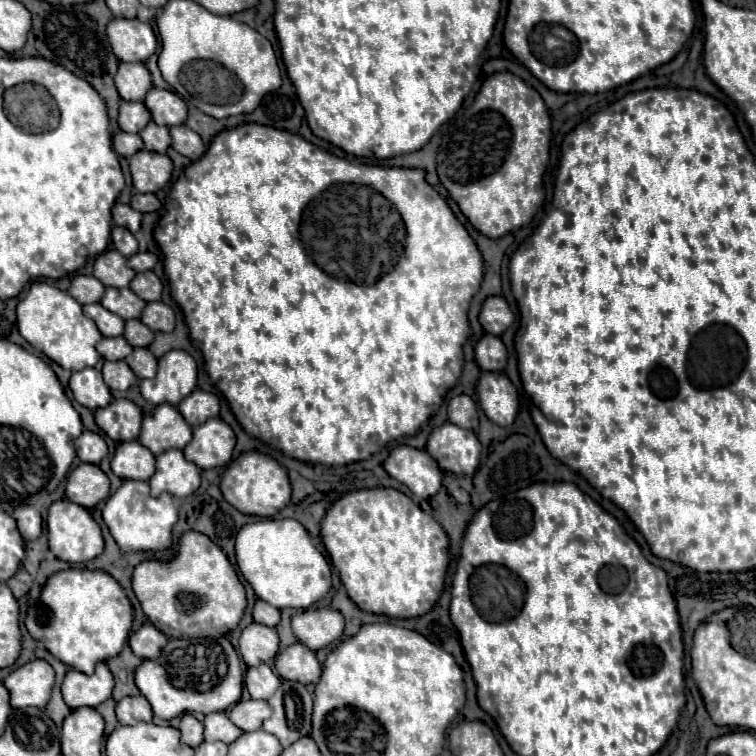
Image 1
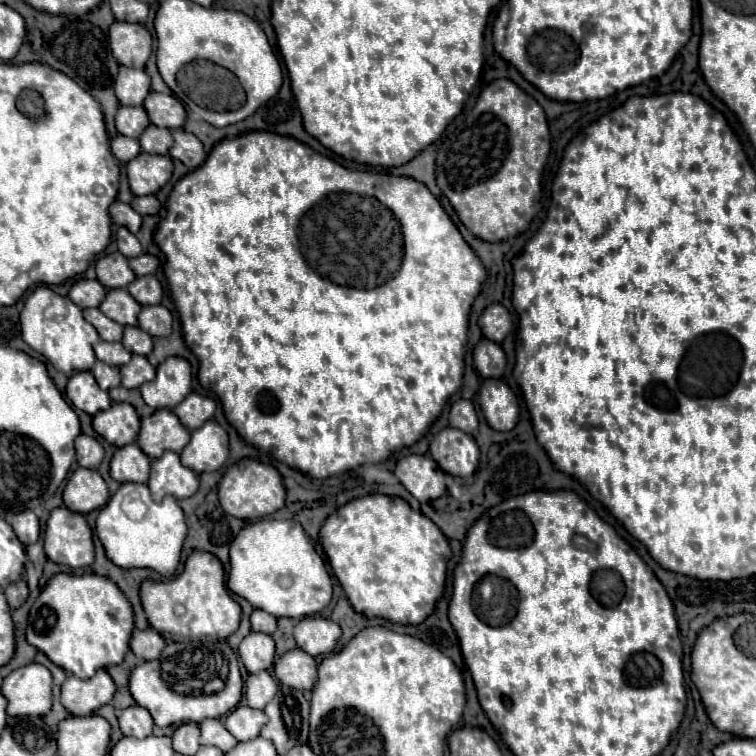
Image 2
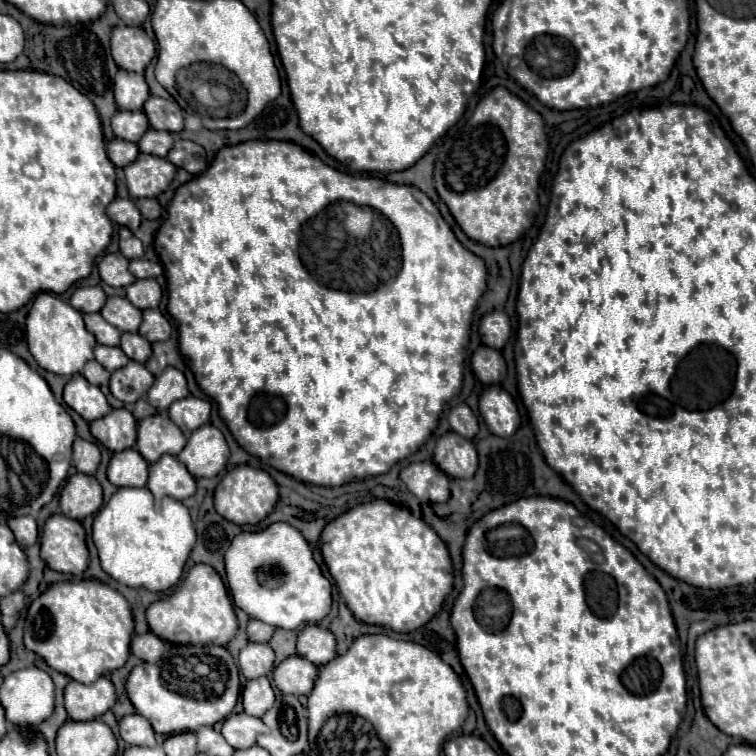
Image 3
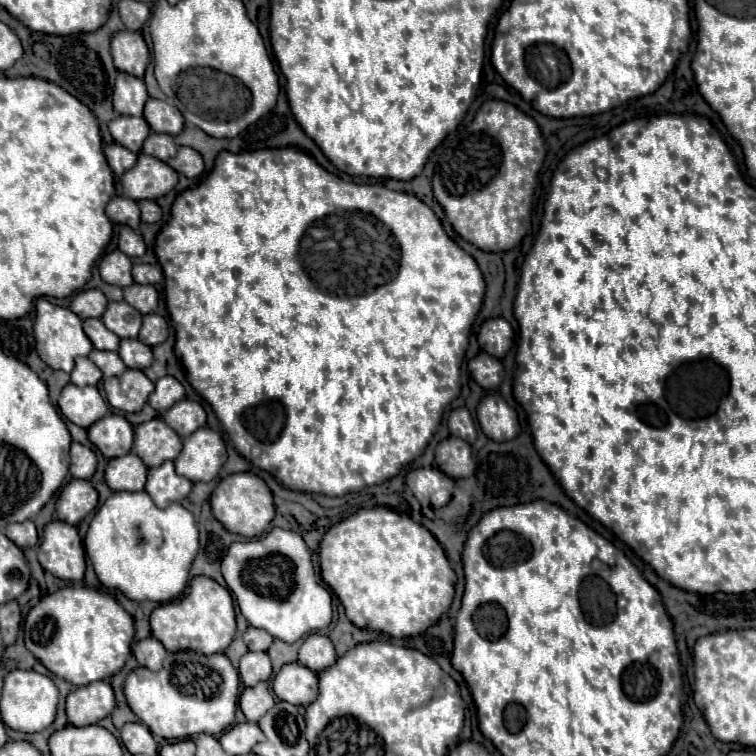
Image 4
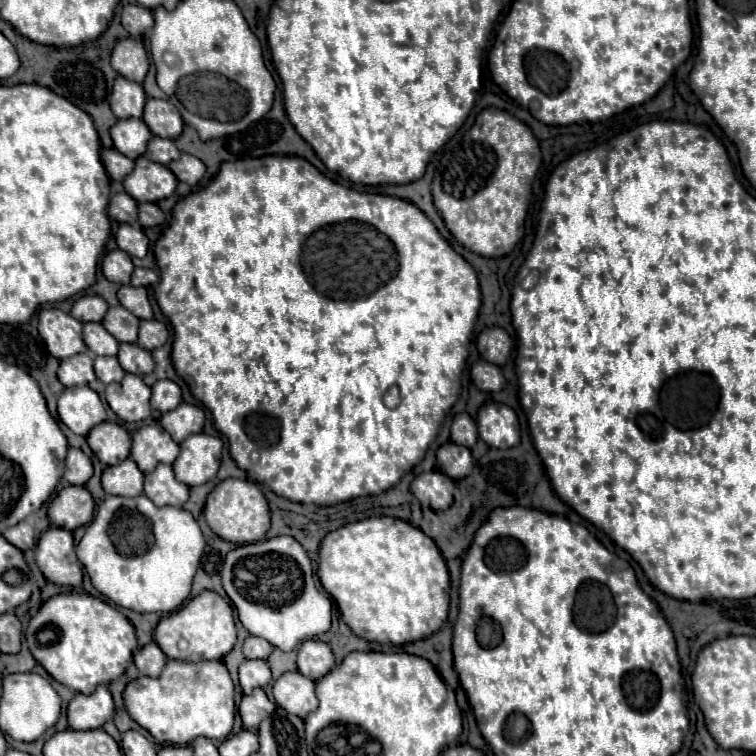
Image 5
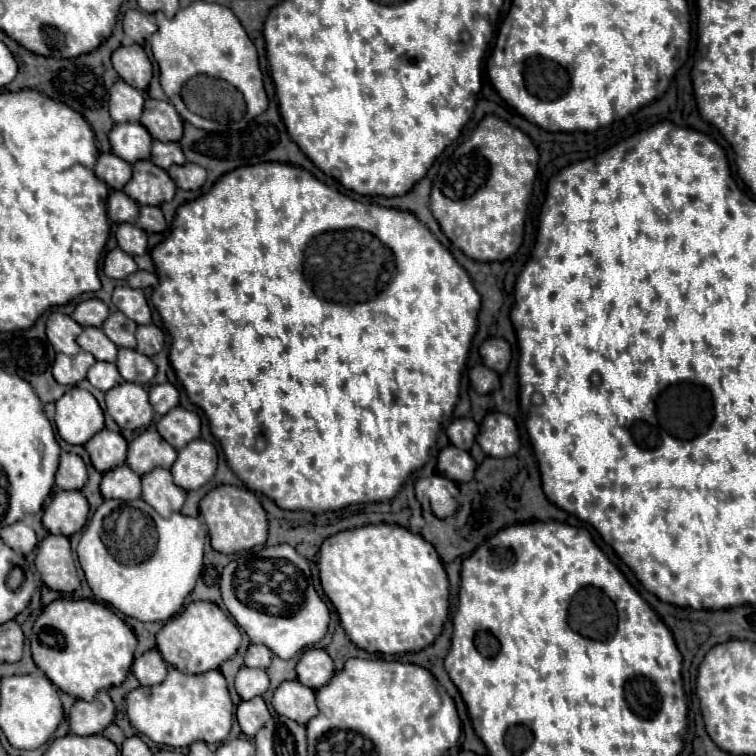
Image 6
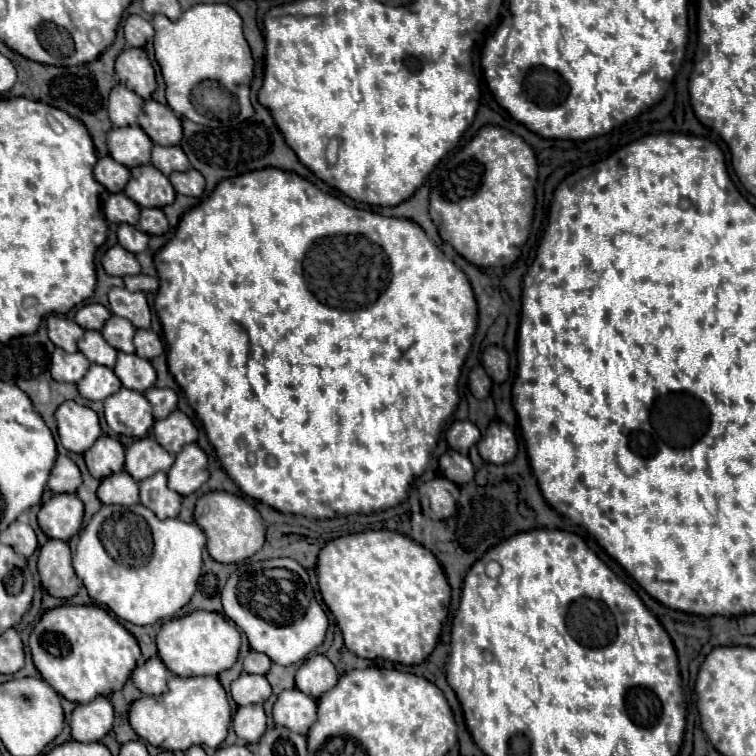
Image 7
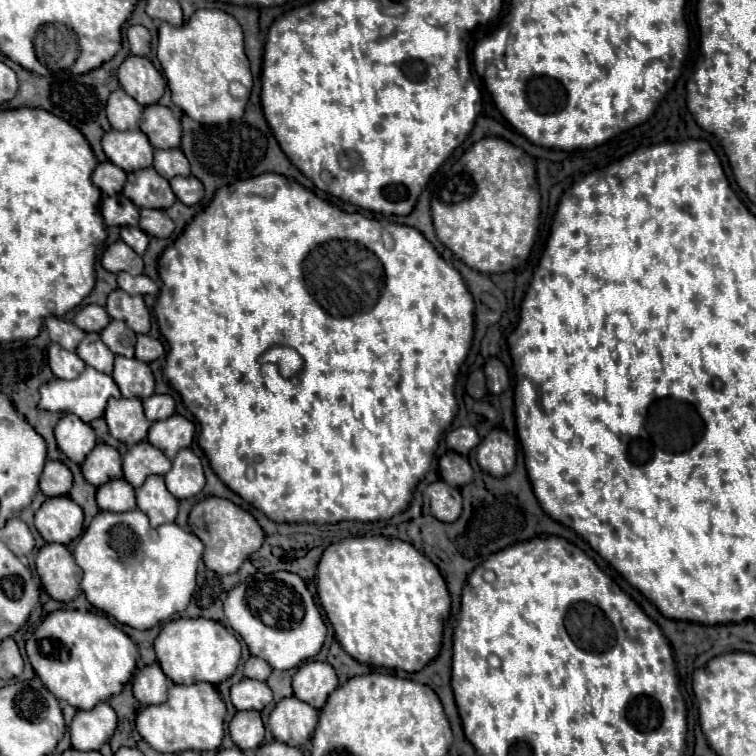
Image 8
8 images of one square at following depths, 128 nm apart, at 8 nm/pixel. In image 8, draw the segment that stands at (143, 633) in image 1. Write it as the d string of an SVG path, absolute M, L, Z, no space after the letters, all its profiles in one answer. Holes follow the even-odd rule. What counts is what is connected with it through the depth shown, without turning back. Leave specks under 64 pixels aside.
M150 664L144 670L136 672L134 698L142 708L150 704L162 704L168 698L168 678L164 672L160 672L158 664Z

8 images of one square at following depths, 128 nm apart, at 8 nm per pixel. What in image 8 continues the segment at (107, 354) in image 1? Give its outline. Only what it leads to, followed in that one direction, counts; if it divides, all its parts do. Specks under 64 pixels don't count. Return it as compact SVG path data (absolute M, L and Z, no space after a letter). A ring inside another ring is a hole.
M84 368L80 372L78 378L74 380L62 380L62 378L54 378L48 380L44 384L40 384L38 388L38 408L46 410L46 412L66 412L66 414L74 414L78 416L82 422L90 424L96 418L104 416L104 408L108 398L120 398L120 390L116 386L116 382L112 380L112 376L96 372L94 368Z

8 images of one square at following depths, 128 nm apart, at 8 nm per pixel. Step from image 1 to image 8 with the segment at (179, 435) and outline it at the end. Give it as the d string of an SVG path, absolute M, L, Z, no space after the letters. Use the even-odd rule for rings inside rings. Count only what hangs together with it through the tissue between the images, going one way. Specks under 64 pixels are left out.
M140 442L132 446L124 456L124 480L128 480L130 486L138 488L152 474L164 476L170 466L170 458L166 458L158 448L152 448L148 442Z

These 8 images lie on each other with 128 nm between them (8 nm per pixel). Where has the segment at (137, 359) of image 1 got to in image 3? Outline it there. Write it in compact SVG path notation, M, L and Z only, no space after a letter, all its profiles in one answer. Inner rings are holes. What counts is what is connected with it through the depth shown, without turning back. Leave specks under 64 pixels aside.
M130 360L126 368L120 368L110 374L110 392L120 402L136 402L152 386L154 376L146 370L144 364Z

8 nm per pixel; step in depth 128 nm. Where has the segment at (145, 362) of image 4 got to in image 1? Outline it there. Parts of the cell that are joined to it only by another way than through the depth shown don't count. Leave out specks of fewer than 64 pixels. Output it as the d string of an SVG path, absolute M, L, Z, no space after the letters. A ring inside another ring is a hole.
M126 320L124 338L128 340L128 344L132 344L132 348L148 348L154 340L154 334L140 320Z

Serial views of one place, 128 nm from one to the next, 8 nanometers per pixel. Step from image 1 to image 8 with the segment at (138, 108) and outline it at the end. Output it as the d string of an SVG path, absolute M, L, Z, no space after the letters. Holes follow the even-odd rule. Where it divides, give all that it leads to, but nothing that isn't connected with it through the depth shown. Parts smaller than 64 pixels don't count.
M110 130L102 136L102 148L108 160L122 168L124 172L134 172L152 166L154 148L140 130L136 132Z

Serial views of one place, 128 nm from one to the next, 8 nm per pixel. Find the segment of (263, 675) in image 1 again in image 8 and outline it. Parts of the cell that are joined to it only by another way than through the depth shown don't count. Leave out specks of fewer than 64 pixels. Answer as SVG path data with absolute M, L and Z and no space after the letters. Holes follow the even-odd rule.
M244 710L244 712L236 712L236 716L232 718L230 726L228 726L230 738L232 742L240 748L258 748L264 740L264 724L262 718L256 710Z

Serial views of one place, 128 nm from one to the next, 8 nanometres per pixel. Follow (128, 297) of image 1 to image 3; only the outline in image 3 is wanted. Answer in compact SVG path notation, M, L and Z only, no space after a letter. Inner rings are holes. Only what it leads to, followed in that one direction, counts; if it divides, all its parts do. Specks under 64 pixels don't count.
M120 296L108 298L100 314L104 316L106 322L116 326L120 332L138 332L138 326L142 322L142 310L138 310L126 298Z

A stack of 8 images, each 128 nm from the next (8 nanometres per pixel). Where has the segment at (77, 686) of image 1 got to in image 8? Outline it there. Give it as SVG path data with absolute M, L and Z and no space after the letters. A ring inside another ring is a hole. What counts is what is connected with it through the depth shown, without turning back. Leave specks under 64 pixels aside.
M100 702L92 710L78 710L70 724L72 748L80 752L96 752L102 744L110 742L116 732L116 712Z

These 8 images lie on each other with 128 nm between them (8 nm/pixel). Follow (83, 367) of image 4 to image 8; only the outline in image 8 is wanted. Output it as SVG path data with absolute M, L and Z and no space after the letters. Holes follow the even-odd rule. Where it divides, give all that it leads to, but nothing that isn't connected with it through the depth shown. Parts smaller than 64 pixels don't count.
M50 344L48 364L50 364L54 376L64 378L64 380L74 380L86 368L86 364L78 358L76 352L64 350L60 344Z

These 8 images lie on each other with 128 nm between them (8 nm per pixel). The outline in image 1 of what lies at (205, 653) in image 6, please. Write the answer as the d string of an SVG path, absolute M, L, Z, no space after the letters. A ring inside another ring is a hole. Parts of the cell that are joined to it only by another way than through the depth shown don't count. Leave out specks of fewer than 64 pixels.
M186 532L180 538L176 558L170 562L142 562L132 578L134 594L148 620L172 638L204 638L230 634L246 608L244 586L226 554L200 532Z

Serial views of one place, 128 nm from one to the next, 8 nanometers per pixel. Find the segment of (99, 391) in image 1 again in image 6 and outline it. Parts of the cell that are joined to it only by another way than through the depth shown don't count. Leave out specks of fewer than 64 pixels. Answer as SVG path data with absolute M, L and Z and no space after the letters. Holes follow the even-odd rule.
M82 388L68 390L56 402L56 428L64 442L84 446L96 432L104 428L104 412L96 398Z

